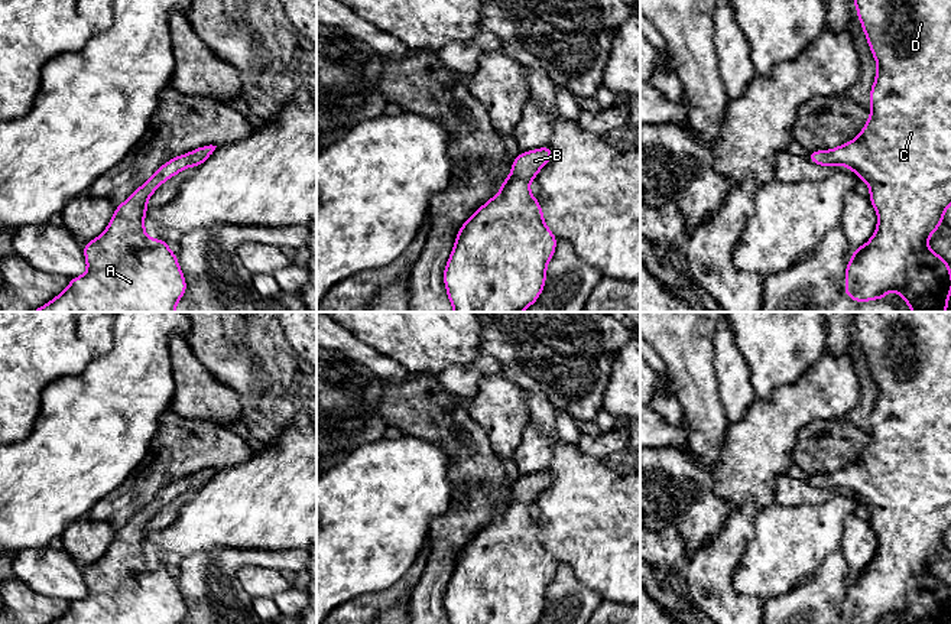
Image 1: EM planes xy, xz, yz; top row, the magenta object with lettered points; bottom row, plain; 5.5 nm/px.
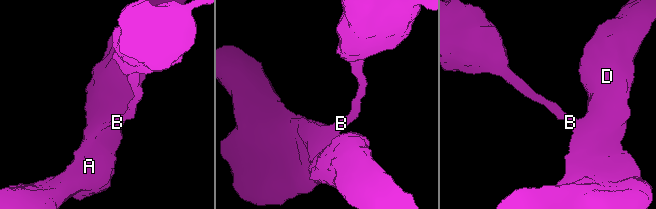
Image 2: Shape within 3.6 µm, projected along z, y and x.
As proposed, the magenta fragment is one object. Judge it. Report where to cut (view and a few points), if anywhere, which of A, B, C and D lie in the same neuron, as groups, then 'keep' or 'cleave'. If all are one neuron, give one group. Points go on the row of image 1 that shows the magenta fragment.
no cut | A B C D | keep

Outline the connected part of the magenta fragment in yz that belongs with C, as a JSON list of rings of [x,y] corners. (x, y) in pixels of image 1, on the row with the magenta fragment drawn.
[[[853,0],[857,7],[857,16],[866,33],[870,51],[877,62],[877,72],[870,90],[870,117],[861,133],[851,142],[847,142],[832,150],[817,150],[808,153],[812,163],[821,166],[845,165],[848,170],[856,172],[870,189],[869,201],[877,212],[877,227],[873,237],[859,248],[853,248],[853,260],[847,261],[845,280],[847,287],[843,292],[854,302],[869,302],[874,299],[886,299],[892,289],[909,305],[912,312],[945,312],[948,309],[948,298],[951,295],[951,269],[944,257],[935,254],[928,238],[944,221],[944,212],[951,205],[951,0]]]

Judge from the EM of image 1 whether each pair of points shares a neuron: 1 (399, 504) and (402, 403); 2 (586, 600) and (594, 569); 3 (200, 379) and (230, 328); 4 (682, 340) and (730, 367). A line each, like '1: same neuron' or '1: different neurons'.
1: different neurons
2: different neurons
3: different neurons
4: different neurons

